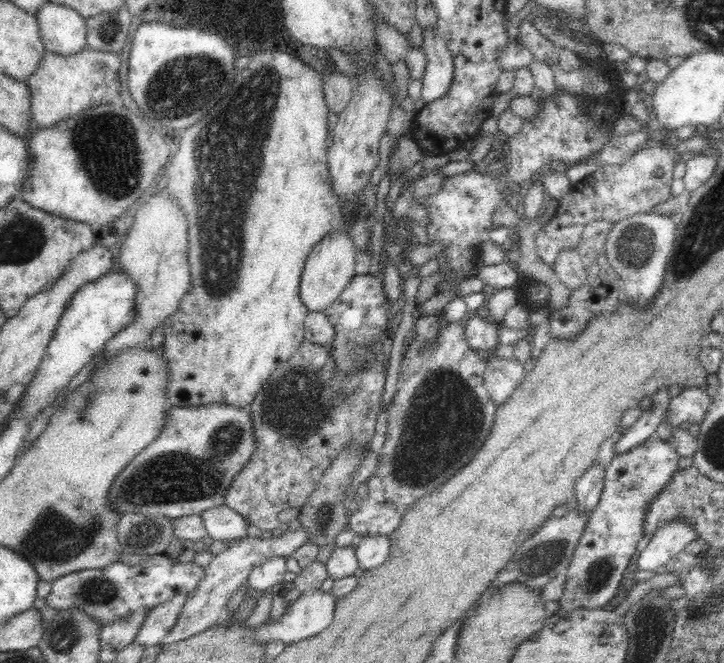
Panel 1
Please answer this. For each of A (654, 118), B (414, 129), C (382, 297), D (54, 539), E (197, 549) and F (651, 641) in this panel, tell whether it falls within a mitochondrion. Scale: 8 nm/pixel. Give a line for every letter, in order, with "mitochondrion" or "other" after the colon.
A: other
B: other
C: other
D: mitochondrion
E: other
F: mitochondrion

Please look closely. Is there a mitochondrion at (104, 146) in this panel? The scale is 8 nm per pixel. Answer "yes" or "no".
yes

